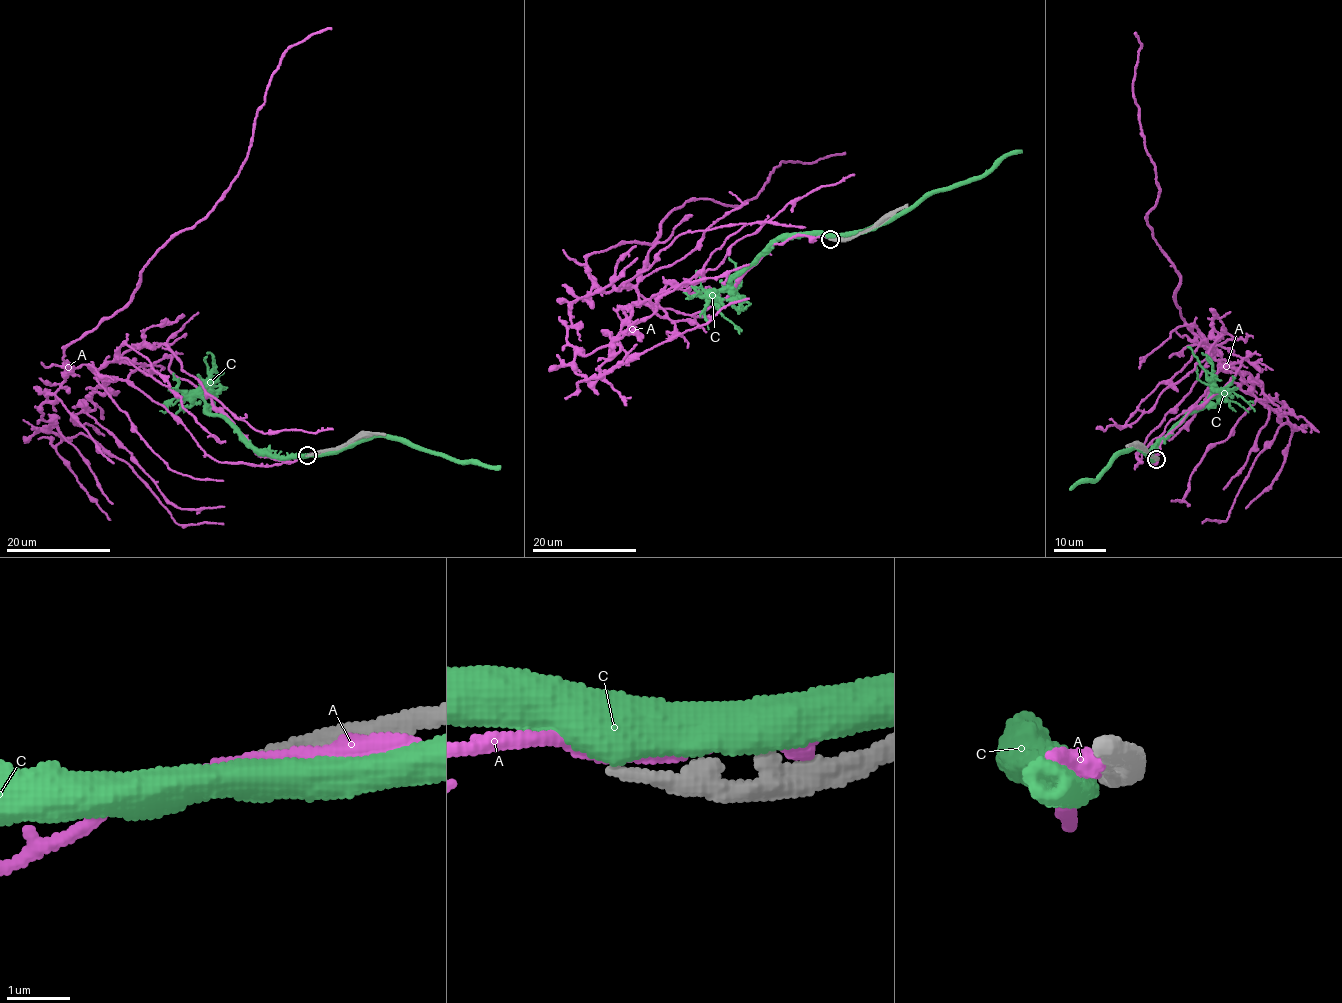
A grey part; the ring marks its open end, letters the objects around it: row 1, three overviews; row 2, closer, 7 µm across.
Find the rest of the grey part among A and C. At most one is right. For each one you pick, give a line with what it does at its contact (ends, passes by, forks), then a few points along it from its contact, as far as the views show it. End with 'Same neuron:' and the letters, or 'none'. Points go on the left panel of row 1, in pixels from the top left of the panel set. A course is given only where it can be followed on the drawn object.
Same neuron: none

